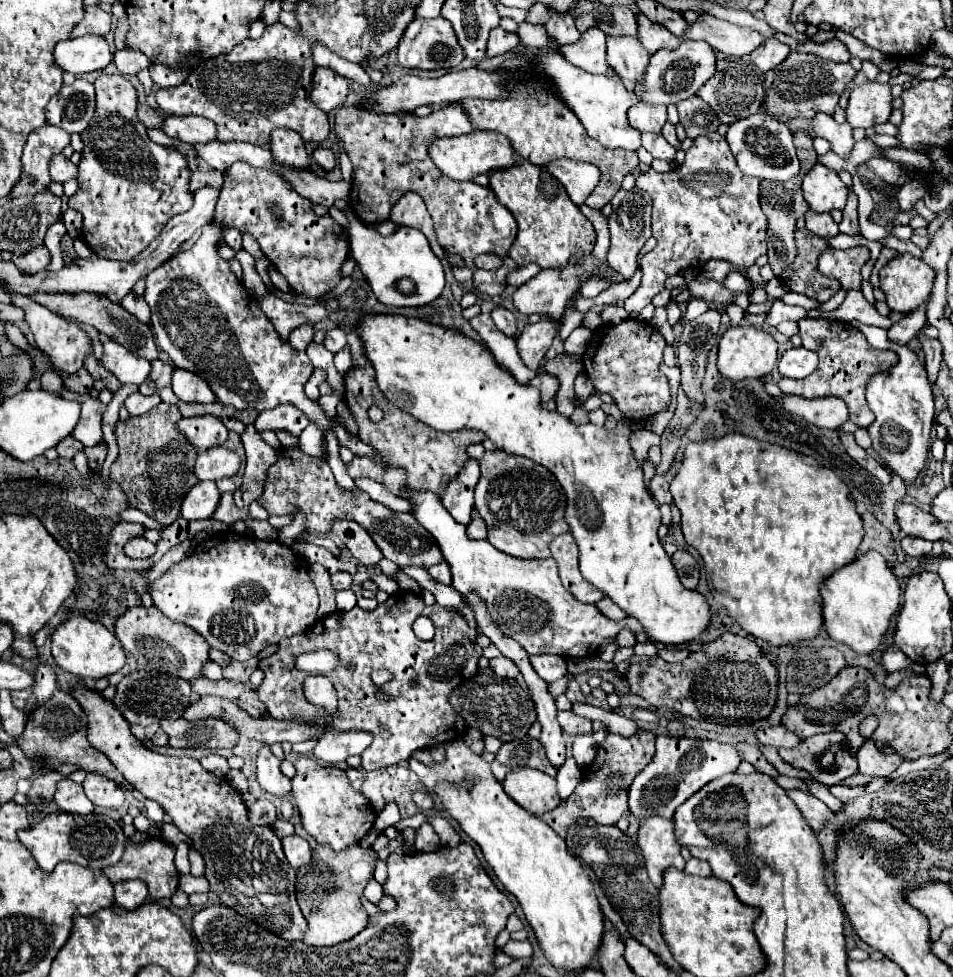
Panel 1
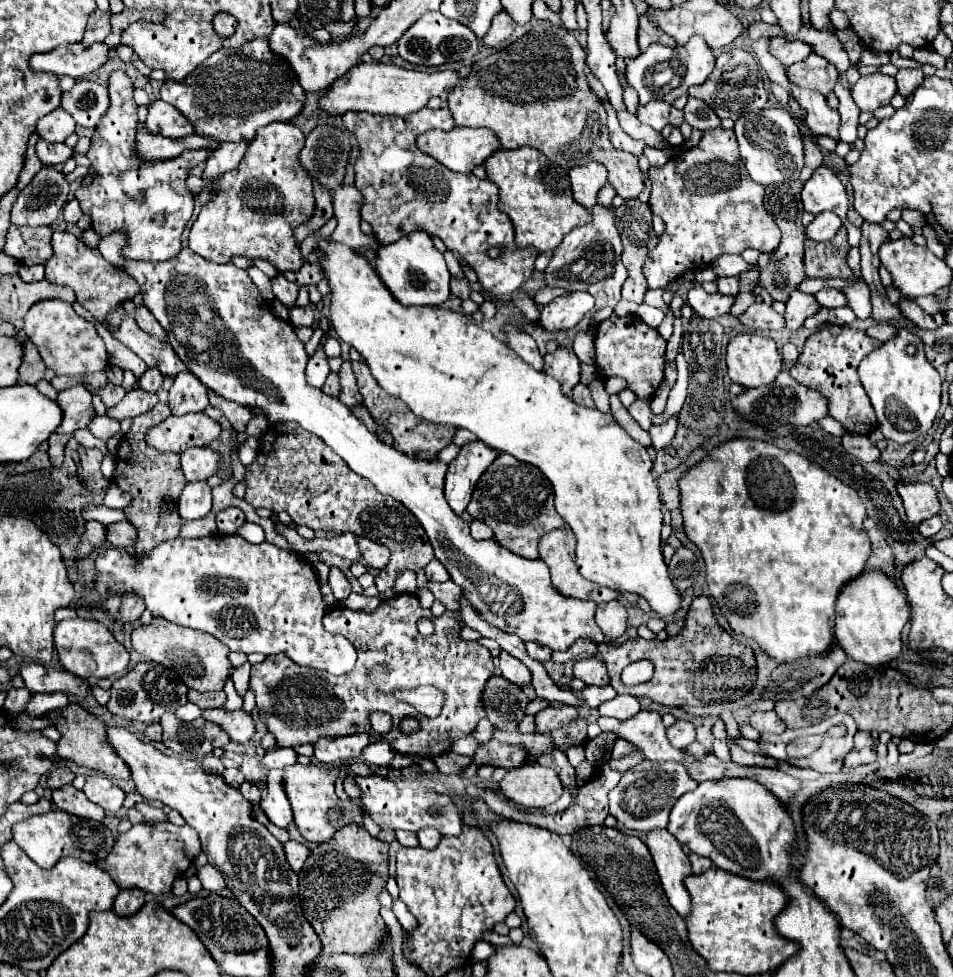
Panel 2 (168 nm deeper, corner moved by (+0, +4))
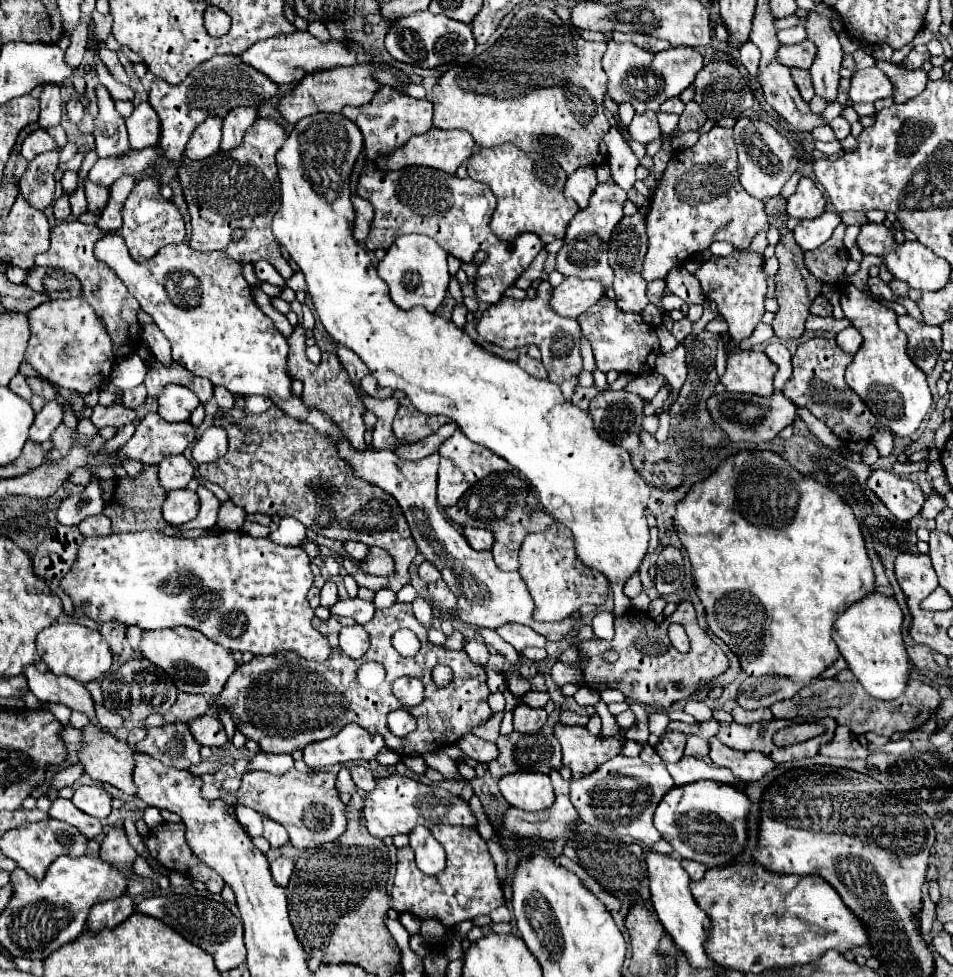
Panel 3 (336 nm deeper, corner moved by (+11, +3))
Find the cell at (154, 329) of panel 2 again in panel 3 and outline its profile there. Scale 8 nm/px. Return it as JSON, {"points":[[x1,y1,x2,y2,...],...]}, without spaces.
{"points":[[143,325,143,341,149,343,151,353,155,355,155,359,159,359,165,365,173,363,169,339,157,329,157,325]]}

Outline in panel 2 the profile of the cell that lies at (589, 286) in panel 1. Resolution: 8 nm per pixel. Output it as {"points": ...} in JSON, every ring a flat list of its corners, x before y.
{"points":[[570,292,568,296,554,298,542,308,538,326,546,332,560,332,574,328,594,308,594,300,588,292]]}

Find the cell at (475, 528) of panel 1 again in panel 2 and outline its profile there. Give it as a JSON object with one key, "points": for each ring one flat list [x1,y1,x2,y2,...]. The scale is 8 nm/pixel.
{"points":[[472,520,470,522,470,530,472,530,472,538,476,538,476,540,488,540,488,538,492,538,490,526,486,526,480,520]]}

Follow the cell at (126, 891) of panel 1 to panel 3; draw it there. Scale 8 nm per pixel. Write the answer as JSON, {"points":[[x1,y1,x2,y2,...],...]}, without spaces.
{"points":[[123,895,113,901,97,903,91,907,87,927,91,927,89,933,99,933,101,929,113,929,121,921,125,921,133,913,133,899,129,895]]}

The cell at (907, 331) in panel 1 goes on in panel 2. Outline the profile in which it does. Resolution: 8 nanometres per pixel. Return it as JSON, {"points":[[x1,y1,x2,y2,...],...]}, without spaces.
{"points":[[882,322,882,324,872,326,872,328,868,328,868,330,866,330,866,334,868,334,870,338,878,340,878,342,886,342,888,338,894,338,894,336,896,336,896,332,898,332,898,328,896,328,896,326,892,326,892,324,888,324,888,322]]}

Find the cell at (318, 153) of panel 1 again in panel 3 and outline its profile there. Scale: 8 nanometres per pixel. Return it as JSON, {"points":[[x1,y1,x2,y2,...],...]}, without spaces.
{"points":[[315,113,297,121,281,151,277,151,281,207,273,217,273,235,303,271,315,311,329,337,353,349,367,363,379,387,405,391,411,403,425,415,447,415,471,441,491,449,521,471,535,487,545,511,573,531,577,557,587,567,601,571,613,589,623,587,625,579,639,569,649,543,645,517,649,485,635,473,631,455,625,453,623,447,605,441,595,431,589,413,567,401,555,383,535,379,517,363,487,353,475,345,465,331,429,313,425,307,403,311,391,301,387,283,379,279,367,251,353,237,355,209,351,203,349,179,361,153,361,129,341,113]]}

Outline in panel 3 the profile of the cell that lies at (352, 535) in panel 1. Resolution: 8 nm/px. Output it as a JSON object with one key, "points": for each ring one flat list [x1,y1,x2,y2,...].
{"points":[[371,547,369,549,369,557,361,561,361,569,369,575,383,575,383,577,389,577,393,575,395,567,393,567,393,557,379,549,379,547]]}

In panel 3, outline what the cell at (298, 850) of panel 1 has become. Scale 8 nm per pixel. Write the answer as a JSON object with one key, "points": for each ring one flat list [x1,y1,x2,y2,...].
{"points":[[277,857,277,859,271,863,273,881,275,881,279,887,287,887,289,877,291,877,291,871,293,871,293,861,287,859,287,857]]}

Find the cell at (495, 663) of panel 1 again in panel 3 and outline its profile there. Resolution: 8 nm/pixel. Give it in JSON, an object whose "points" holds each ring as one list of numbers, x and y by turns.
{"points":[[513,671,513,673,507,677,507,685,509,685,509,691,513,693,515,699,521,699,525,693,531,691,531,683,529,683,529,679,521,677,517,671]]}

